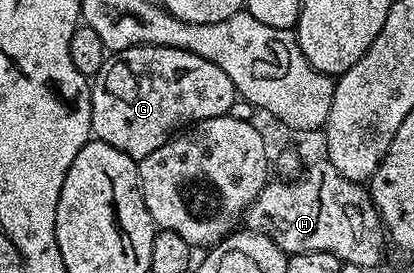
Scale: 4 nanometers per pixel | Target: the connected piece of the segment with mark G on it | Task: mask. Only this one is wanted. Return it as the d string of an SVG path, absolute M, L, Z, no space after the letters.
M146 45L112 52L99 69L99 73L92 76L91 90L93 135L107 145L115 145L115 149L138 161L155 153L155 149L159 149L159 145L168 141L178 129L188 128L204 119L230 114L234 110L235 92L231 77L227 77L227 73L223 73L219 65L203 61L203 57L195 53L174 47Z

